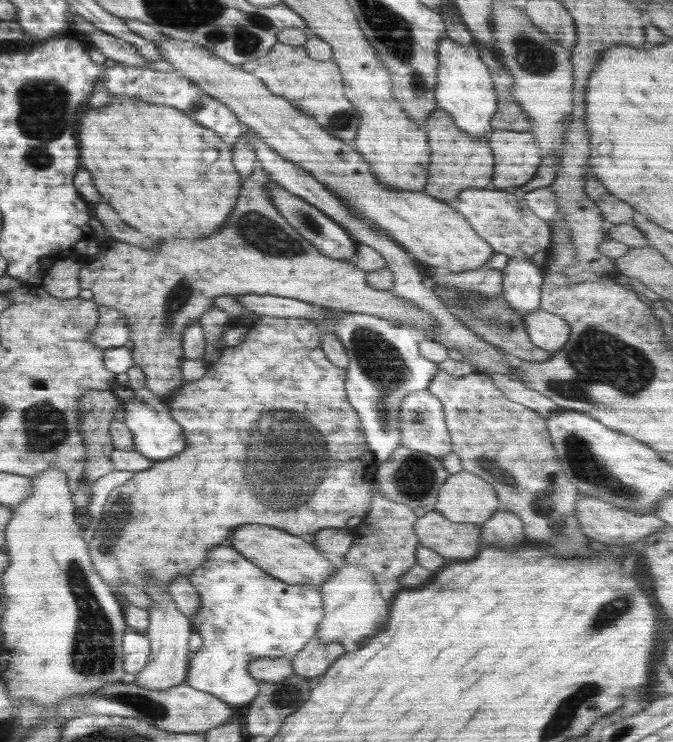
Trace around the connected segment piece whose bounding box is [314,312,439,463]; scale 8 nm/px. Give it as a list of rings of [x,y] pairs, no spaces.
[[[348,312],[338,315],[335,319],[326,319],[314,323],[321,329],[321,337],[324,333],[333,332],[346,349],[349,358],[345,384],[348,400],[352,404],[352,408],[358,412],[358,418],[362,422],[362,430],[366,432],[366,442],[370,444],[370,450],[374,452],[376,460],[378,460],[377,463],[388,460],[392,452],[401,446],[398,422],[400,403],[408,393],[428,388],[429,382],[439,371],[437,363],[420,354],[418,348],[420,339],[414,329],[398,327],[377,315]]]

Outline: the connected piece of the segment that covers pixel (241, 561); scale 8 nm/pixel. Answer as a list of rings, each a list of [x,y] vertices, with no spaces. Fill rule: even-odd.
[[[229,545],[214,546],[208,554],[208,562],[192,570],[188,579],[198,592],[201,605],[198,612],[189,619],[189,625],[193,632],[202,637],[202,645],[189,662],[186,683],[192,689],[212,694],[236,708],[251,703],[259,691],[258,681],[252,678],[248,665],[261,656],[295,656],[317,633],[322,622],[324,610],[321,587],[286,584],[264,573]]]

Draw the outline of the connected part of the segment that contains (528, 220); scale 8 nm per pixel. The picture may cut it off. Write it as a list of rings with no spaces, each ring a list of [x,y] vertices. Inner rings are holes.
[[[465,188],[449,206],[460,213],[496,252],[508,257],[530,260],[536,252],[547,251],[552,246],[550,223],[529,210],[524,198],[517,198],[506,189]]]

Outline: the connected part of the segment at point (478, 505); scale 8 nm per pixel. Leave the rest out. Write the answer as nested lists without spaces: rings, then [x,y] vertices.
[[[462,470],[440,487],[435,510],[455,523],[481,525],[499,510],[498,497],[491,484]]]

